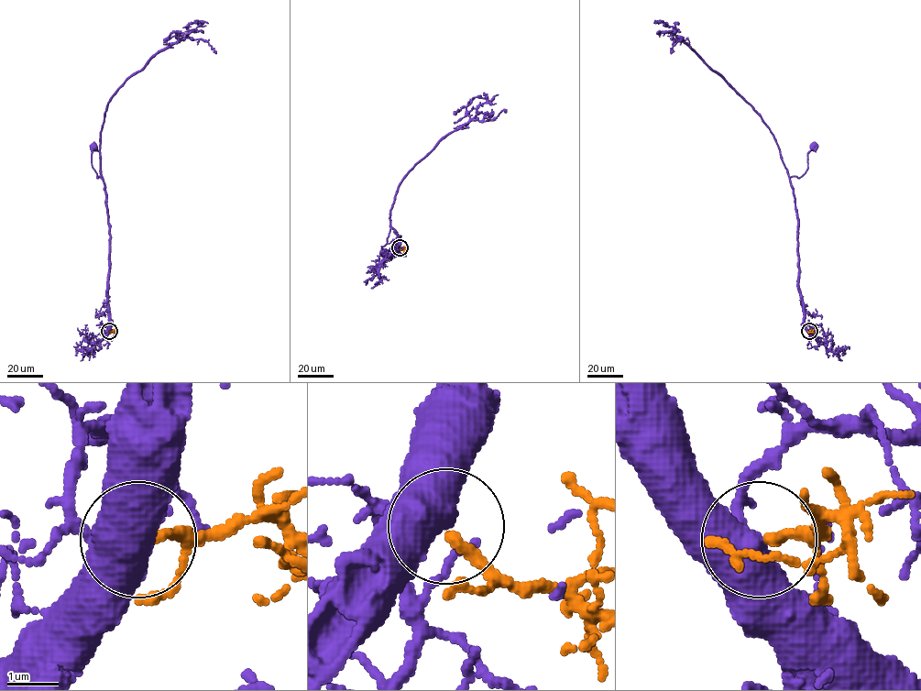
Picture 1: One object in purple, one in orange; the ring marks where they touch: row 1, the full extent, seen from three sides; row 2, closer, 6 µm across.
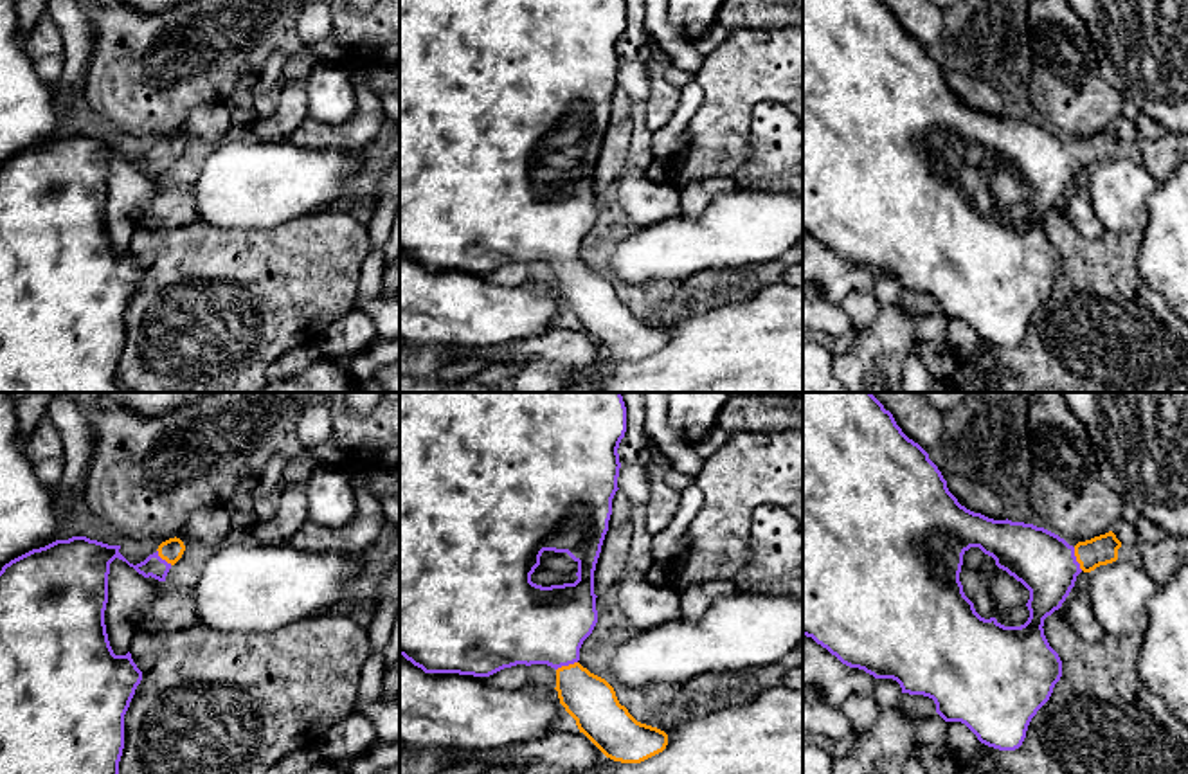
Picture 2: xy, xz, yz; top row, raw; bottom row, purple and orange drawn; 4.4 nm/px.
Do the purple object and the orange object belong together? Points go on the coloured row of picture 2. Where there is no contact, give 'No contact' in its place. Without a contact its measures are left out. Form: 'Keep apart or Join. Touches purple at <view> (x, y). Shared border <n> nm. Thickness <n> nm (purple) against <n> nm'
Join. Touches purple at yz (1075, 558). Shared border 110 nm. Thickness 280 nm (purple) against 130 nm

